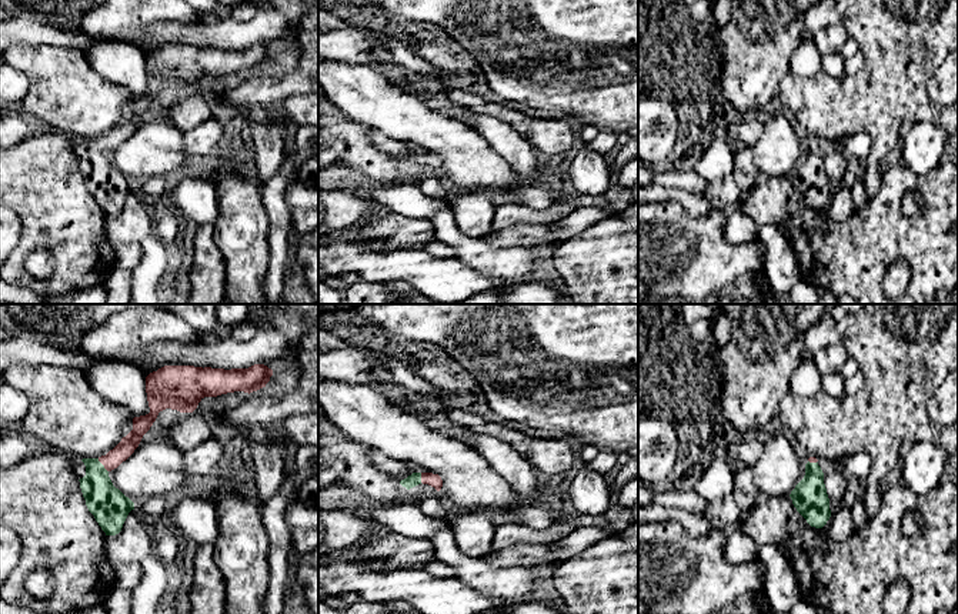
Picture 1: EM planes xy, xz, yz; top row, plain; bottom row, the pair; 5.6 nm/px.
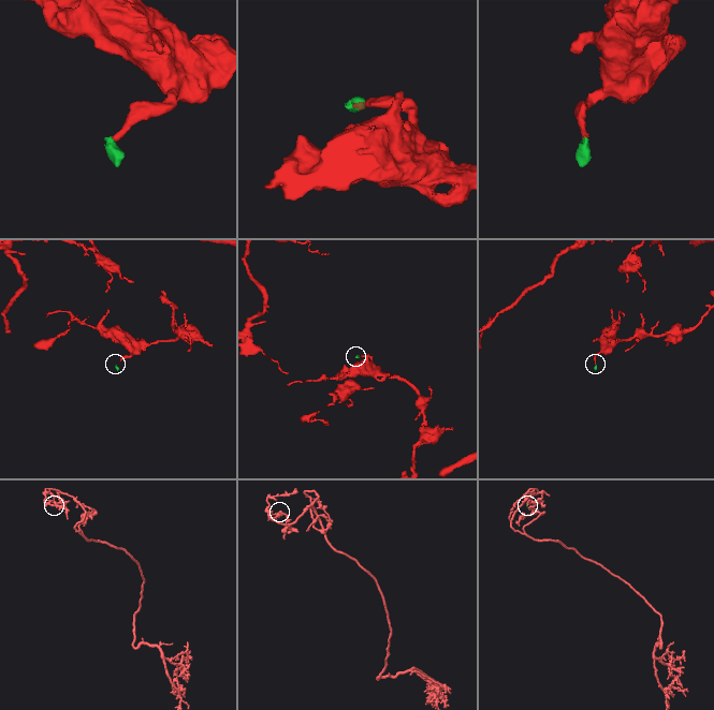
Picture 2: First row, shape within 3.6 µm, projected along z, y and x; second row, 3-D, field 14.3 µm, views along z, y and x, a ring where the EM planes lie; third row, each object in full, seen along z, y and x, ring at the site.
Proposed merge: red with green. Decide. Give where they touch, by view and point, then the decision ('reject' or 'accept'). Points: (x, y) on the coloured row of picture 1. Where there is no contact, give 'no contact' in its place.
xy (103, 464) | accept

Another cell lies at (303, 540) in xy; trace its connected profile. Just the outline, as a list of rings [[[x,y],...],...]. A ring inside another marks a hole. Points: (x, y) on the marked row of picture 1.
[[[318,528],[291,530],[293,547],[290,554],[290,577],[287,581],[287,590],[283,600],[283,614],[311,614],[301,587],[296,583],[296,568],[298,561],[318,544]]]

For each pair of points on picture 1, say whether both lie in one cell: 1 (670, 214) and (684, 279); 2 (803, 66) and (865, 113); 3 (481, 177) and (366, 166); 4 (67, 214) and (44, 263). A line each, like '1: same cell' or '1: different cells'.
1: same cell
2: different cells
3: different cells
4: different cells

